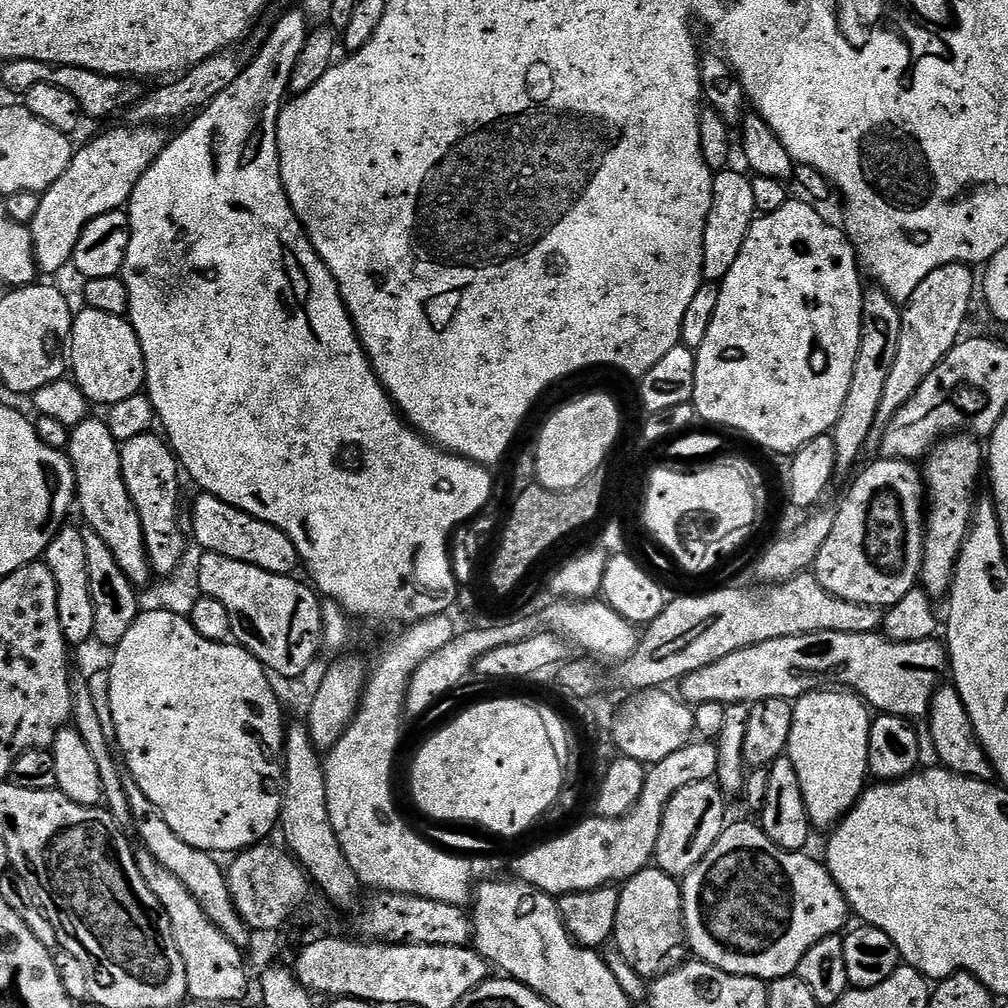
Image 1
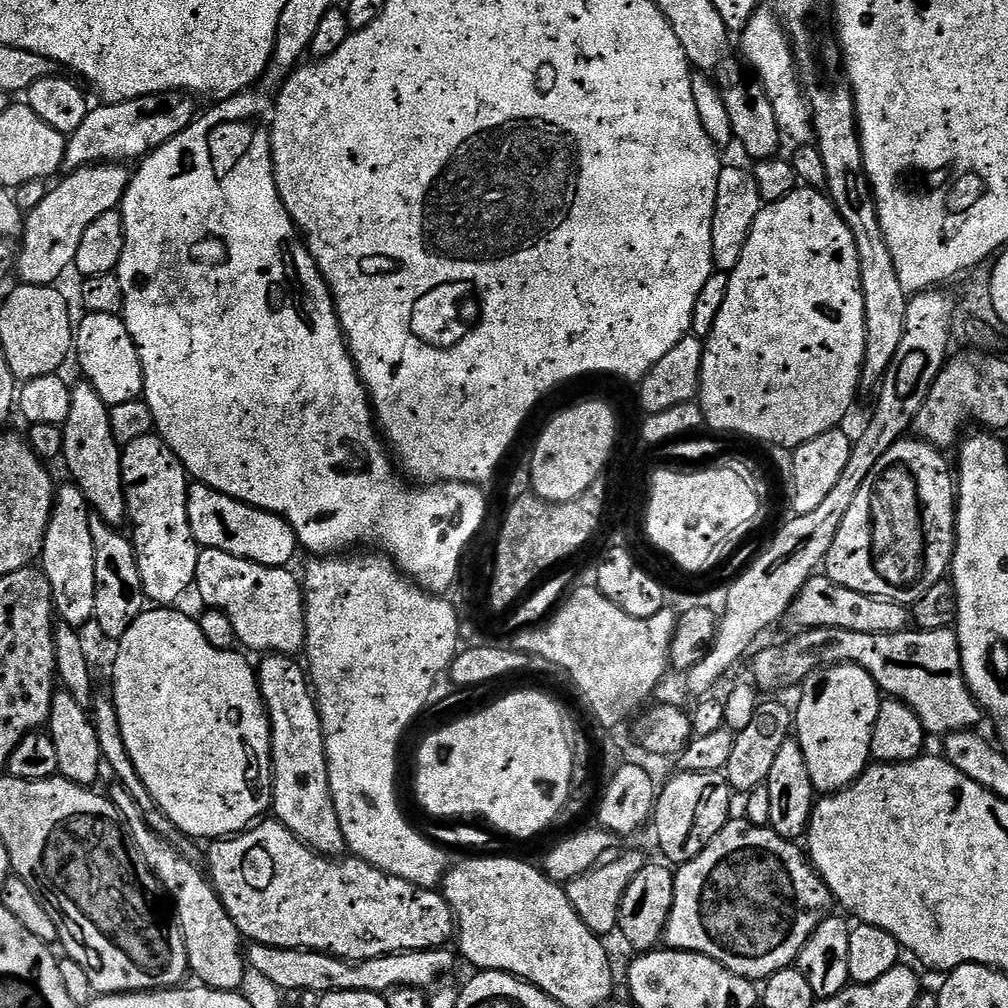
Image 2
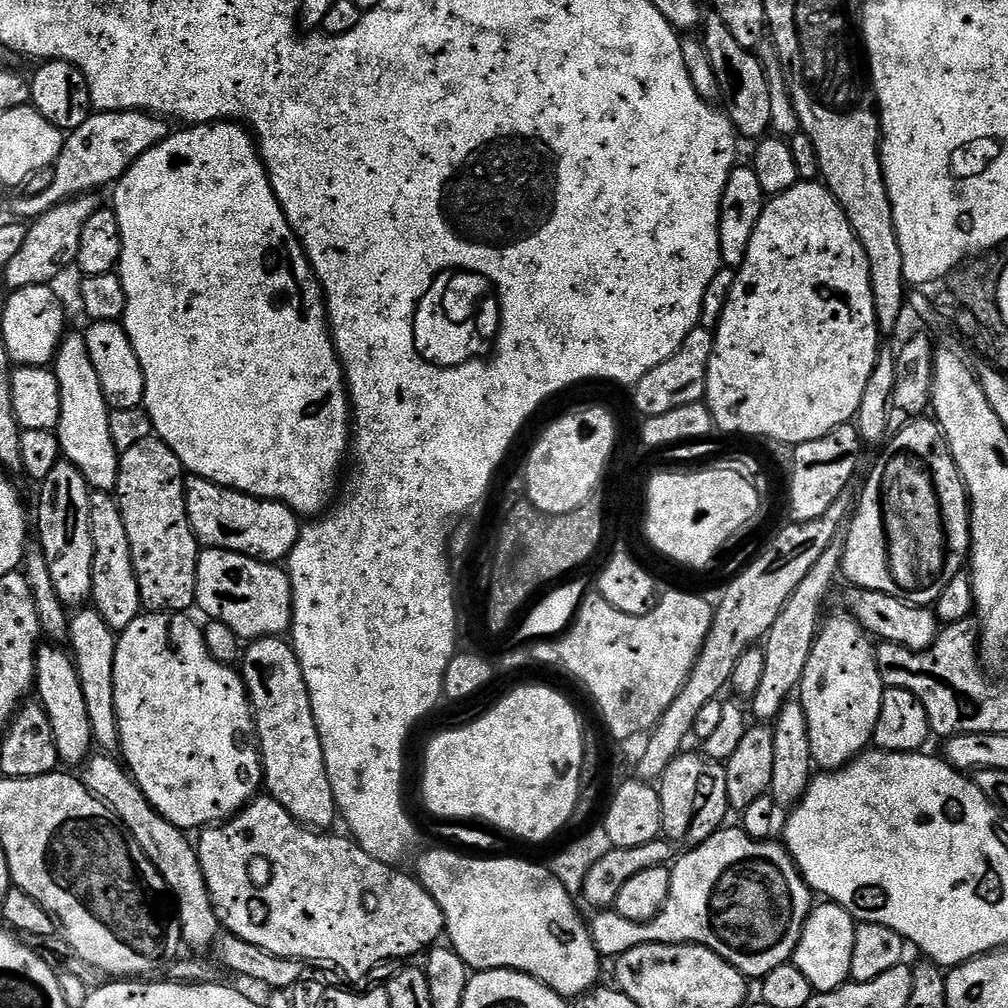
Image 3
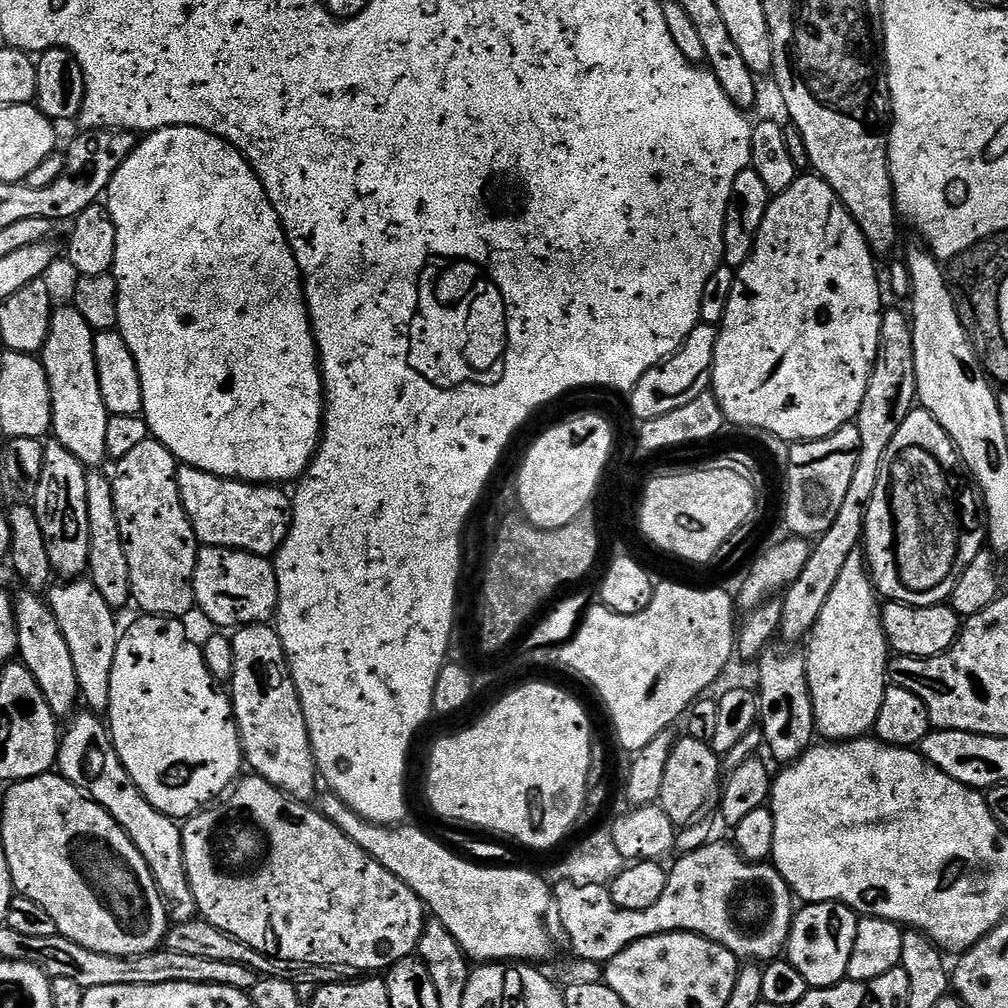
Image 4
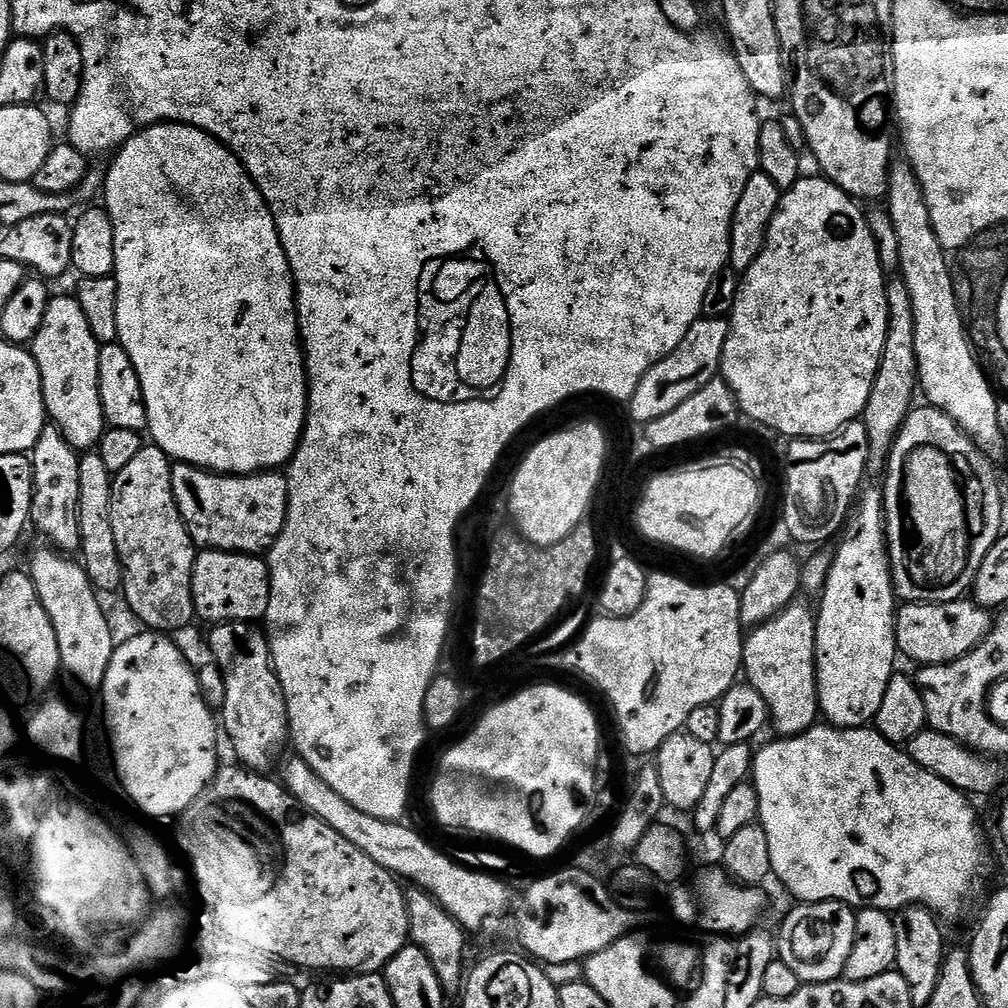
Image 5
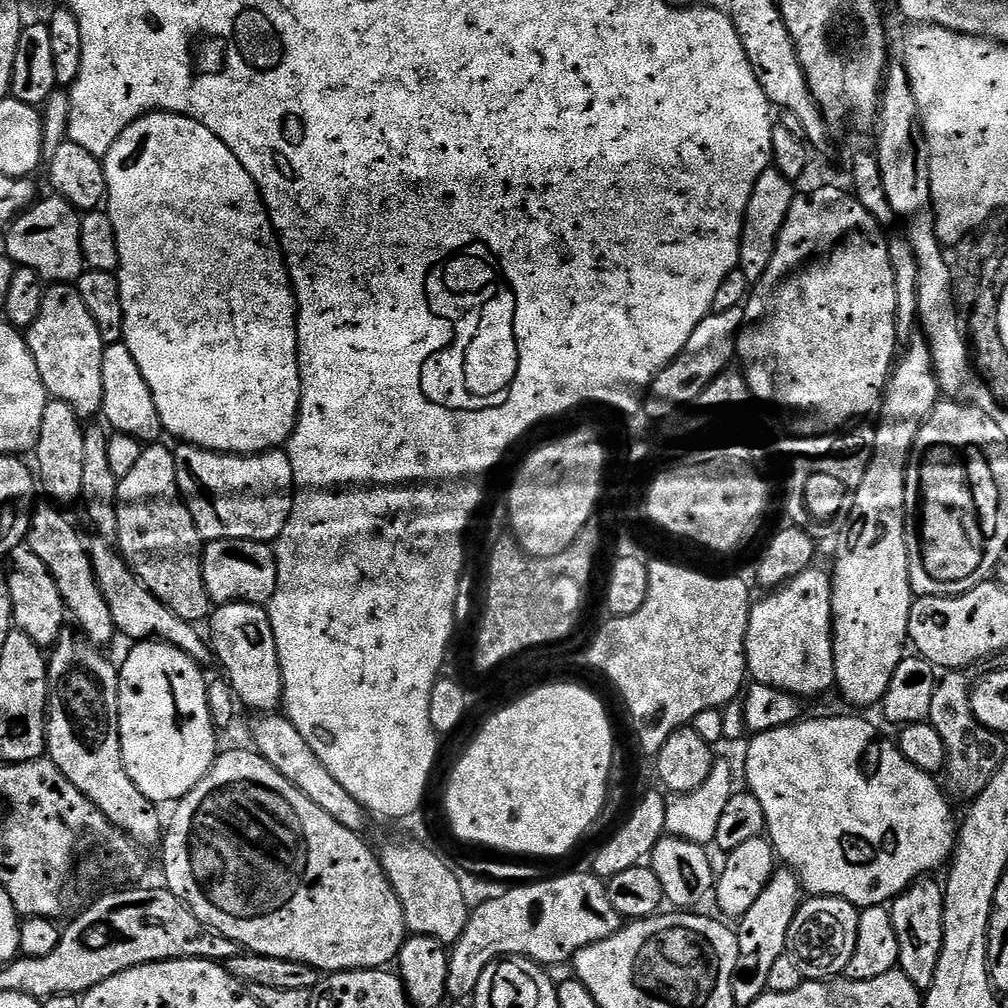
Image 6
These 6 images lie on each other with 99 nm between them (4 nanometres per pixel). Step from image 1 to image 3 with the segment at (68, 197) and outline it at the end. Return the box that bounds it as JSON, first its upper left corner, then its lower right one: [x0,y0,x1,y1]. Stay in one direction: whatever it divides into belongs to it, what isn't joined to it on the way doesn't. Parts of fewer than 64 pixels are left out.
[2,194,98,290]

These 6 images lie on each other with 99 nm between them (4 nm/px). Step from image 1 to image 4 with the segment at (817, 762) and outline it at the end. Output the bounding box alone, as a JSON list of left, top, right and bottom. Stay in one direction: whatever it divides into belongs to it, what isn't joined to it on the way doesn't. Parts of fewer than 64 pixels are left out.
[806,550,890,742]

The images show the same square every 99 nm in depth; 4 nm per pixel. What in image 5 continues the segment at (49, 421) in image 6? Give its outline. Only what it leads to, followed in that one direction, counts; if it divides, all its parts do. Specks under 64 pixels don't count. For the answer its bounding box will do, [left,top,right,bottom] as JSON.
[30,422,81,550]

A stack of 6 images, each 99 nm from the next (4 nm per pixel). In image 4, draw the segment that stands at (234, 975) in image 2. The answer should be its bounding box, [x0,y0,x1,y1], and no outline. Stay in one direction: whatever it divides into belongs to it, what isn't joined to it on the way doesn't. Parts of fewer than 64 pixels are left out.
[58,710,197,924]

